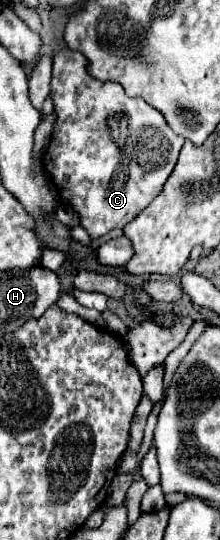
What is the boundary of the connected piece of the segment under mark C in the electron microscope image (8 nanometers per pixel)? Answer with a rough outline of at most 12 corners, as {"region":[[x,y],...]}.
{"region":[[53,55],[43,169],[91,239],[163,191],[185,139]]}

